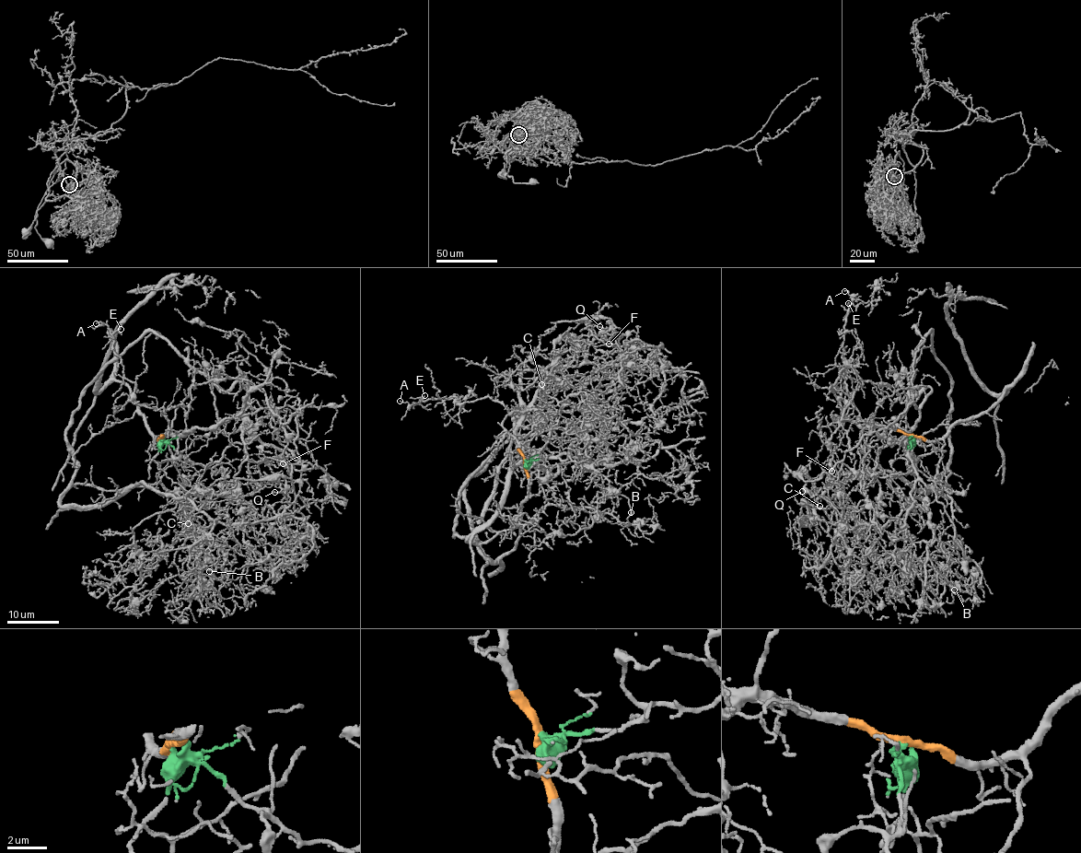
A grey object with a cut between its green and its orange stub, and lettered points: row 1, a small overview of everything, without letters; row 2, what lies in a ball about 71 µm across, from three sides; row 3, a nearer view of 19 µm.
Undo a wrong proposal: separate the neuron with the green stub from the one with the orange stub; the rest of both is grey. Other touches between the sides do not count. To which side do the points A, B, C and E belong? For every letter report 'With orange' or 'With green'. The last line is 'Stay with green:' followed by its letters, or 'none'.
A: With orange
B: With green
C: With green
E: With orange
Stay with green: B, C

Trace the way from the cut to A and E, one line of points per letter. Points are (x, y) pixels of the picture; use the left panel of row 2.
A: (161, 437), (170, 435), (167, 418), (133, 400), (134, 383), (123, 376), (108, 327), (96, 323)
E: (161, 437), (170, 435), (167, 418), (133, 400), (134, 383), (123, 376), (113, 348), (112, 334), (121, 329)

